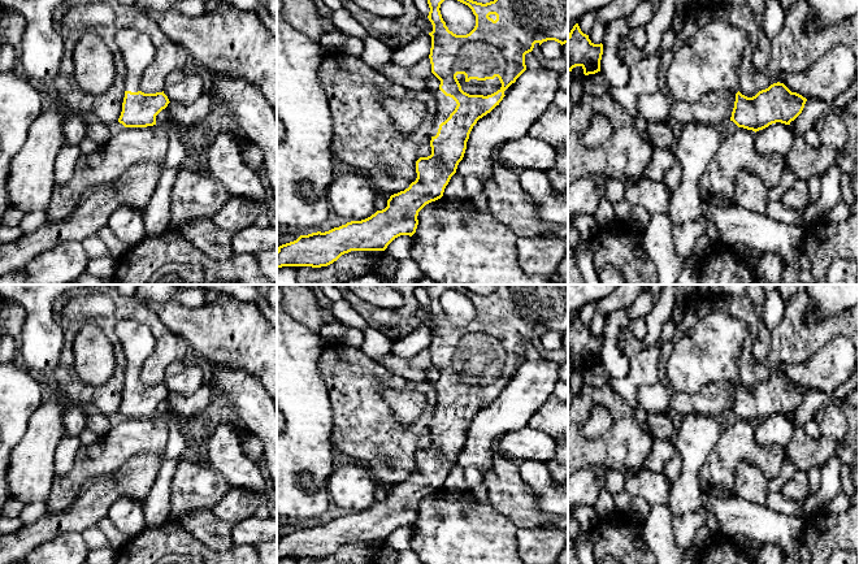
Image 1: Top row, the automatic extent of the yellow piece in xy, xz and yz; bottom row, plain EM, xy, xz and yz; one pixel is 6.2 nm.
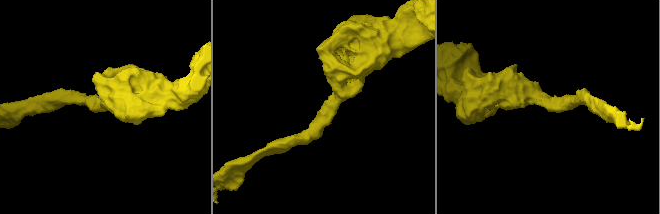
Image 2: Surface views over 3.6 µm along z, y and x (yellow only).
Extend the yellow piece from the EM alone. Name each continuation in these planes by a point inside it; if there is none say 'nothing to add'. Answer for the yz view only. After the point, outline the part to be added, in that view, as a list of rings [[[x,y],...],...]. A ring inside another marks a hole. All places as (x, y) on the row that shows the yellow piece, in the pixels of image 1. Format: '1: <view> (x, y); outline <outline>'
nothing to add

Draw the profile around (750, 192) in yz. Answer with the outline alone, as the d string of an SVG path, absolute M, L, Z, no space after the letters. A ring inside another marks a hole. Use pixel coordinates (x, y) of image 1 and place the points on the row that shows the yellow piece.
M749 170L739 172L733 192L733 204L759 214L767 213L769 190L762 179Z

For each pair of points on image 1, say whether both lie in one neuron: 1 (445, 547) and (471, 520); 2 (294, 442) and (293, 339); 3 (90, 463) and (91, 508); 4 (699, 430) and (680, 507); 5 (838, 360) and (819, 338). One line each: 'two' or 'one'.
1: one
2: one
3: two
4: one
5: two

